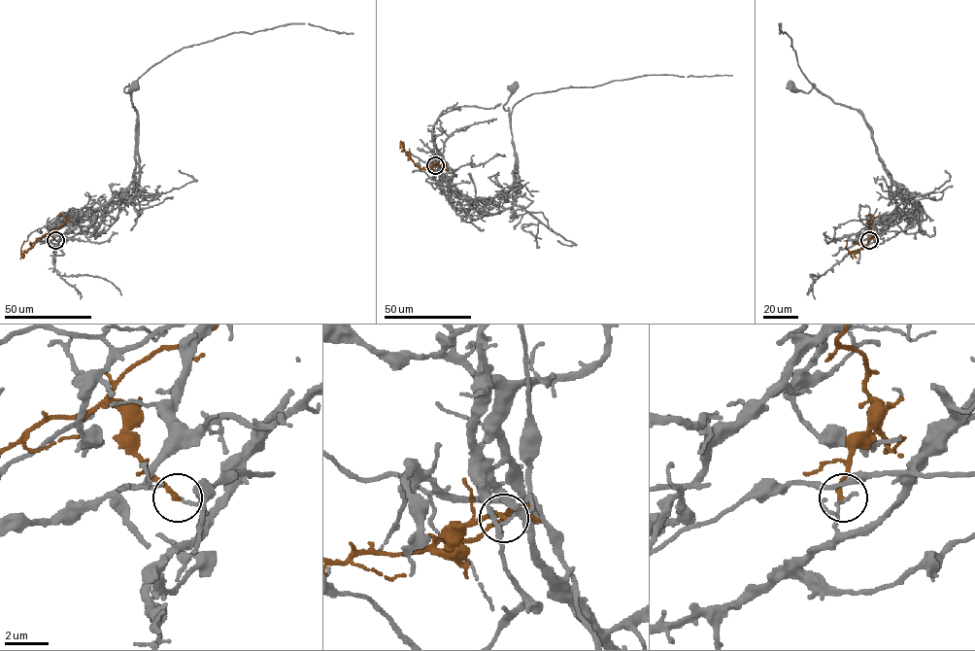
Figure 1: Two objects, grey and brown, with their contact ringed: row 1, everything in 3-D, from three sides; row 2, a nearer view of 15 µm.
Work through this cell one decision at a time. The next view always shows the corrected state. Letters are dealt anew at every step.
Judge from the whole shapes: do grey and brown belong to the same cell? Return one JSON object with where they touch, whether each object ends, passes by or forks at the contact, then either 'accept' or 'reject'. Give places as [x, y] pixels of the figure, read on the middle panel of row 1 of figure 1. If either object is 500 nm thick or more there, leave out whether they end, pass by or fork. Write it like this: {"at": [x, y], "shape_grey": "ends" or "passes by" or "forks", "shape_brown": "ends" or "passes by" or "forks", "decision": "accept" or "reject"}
{"at": [435, 165], "shape_grey": "ends", "shape_brown": "ends", "decision": "reject"}

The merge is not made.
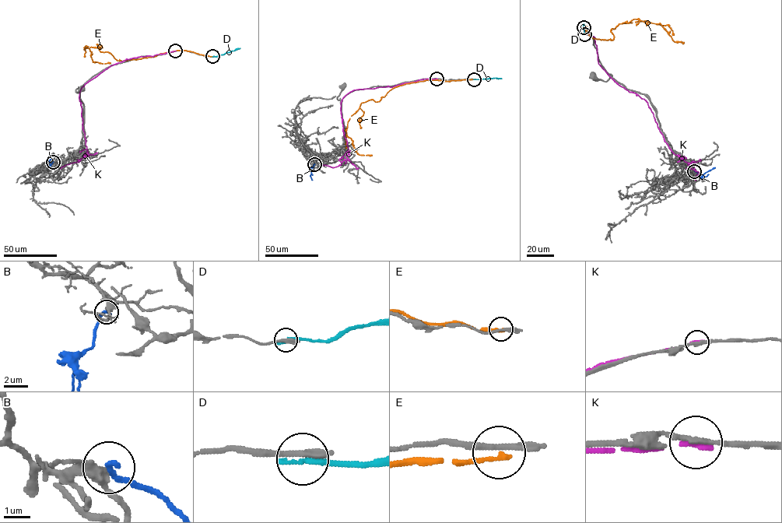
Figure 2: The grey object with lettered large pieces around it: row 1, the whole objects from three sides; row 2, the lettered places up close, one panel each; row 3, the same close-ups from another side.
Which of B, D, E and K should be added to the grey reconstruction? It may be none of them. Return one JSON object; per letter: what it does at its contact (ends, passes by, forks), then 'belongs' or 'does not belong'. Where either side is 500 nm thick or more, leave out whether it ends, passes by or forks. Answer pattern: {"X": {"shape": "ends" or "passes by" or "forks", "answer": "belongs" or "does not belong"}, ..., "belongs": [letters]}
{"B": {"shape": "ends", "answer": "does not belong"}, "D": {"shape": "ends", "answer": "does not belong"}, "E": {"shape": "ends", "answer": "does not belong"}, "K": {"shape": "ends", "answer": "does not belong"}, "belongs": []}

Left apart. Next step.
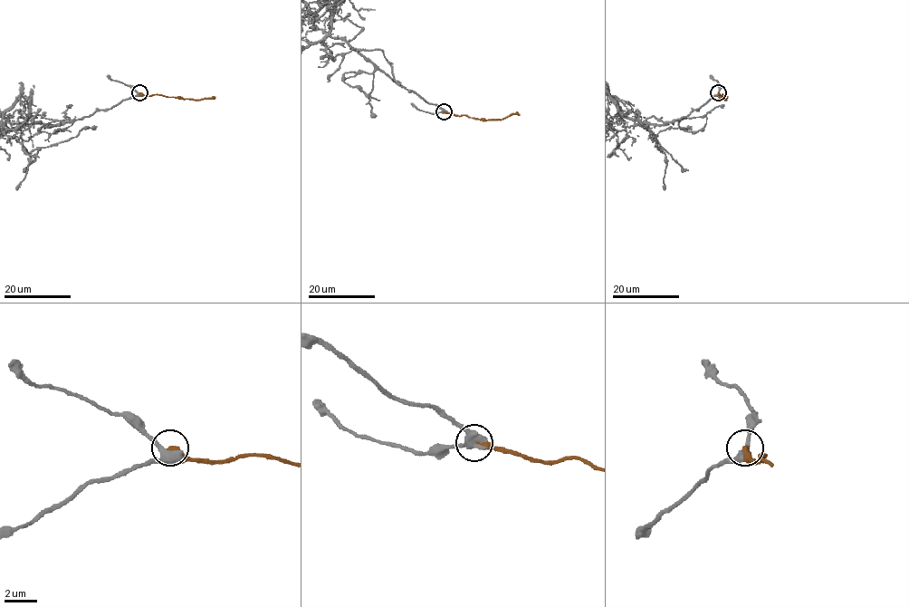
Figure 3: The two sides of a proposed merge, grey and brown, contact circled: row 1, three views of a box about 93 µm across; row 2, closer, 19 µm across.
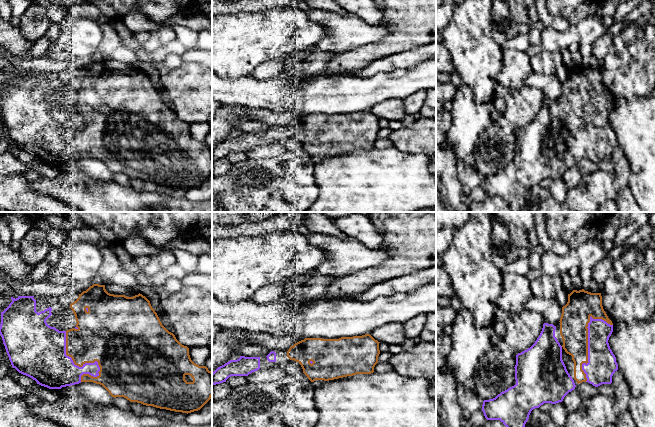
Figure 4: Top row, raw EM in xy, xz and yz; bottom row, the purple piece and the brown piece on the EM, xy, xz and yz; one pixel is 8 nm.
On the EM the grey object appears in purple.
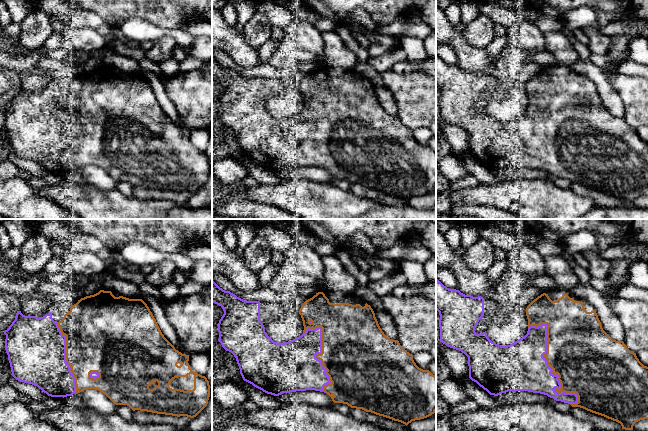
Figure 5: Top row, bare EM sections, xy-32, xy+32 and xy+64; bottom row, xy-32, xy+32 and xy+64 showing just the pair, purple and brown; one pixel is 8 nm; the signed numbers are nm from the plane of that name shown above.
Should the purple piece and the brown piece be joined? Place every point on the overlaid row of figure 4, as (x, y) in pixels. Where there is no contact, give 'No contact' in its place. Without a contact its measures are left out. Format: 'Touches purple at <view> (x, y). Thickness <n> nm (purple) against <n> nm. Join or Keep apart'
Touches purple at xy (76, 365). Thickness 340 nm (purple) against 340 nm. Join

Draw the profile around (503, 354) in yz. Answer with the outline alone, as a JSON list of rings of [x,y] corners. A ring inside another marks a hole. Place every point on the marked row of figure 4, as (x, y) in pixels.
[[[498,307],[495,320],[504,325],[505,332],[493,347],[494,362],[503,367],[515,367],[516,355],[535,343],[545,322],[537,312],[523,310],[520,313],[509,313]]]

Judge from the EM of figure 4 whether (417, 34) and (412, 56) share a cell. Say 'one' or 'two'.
two

